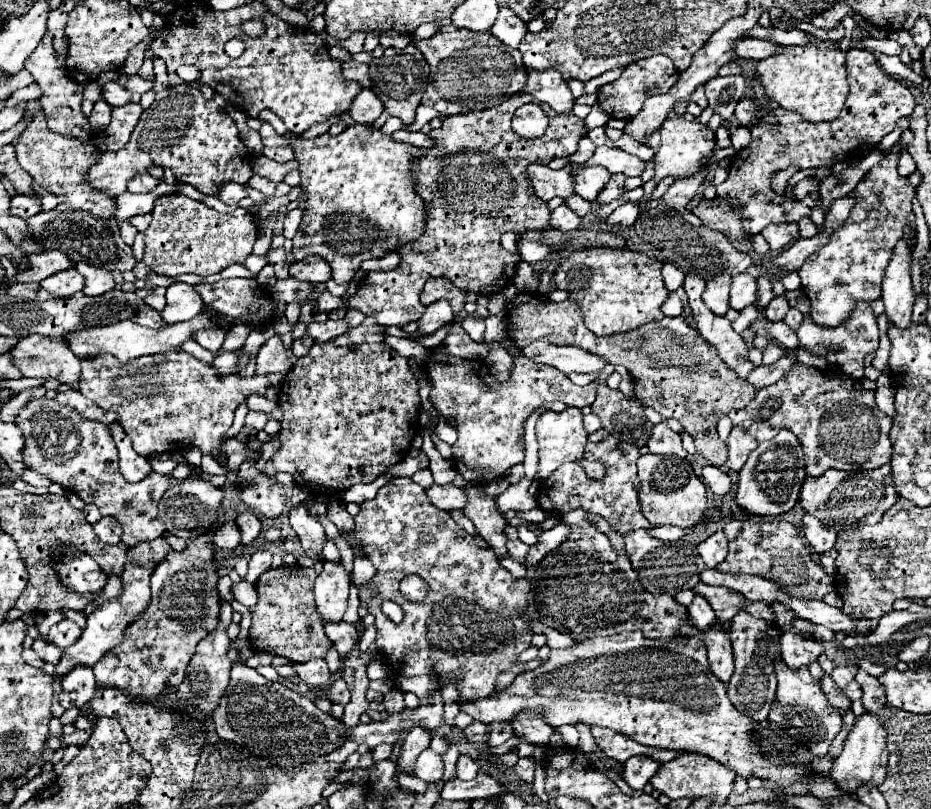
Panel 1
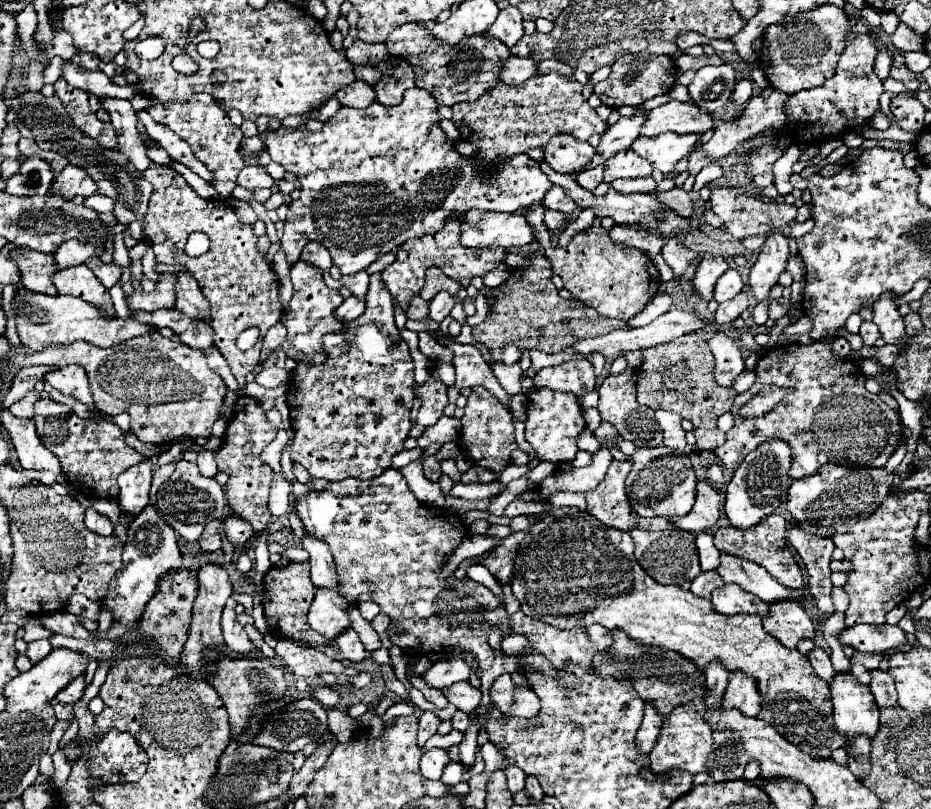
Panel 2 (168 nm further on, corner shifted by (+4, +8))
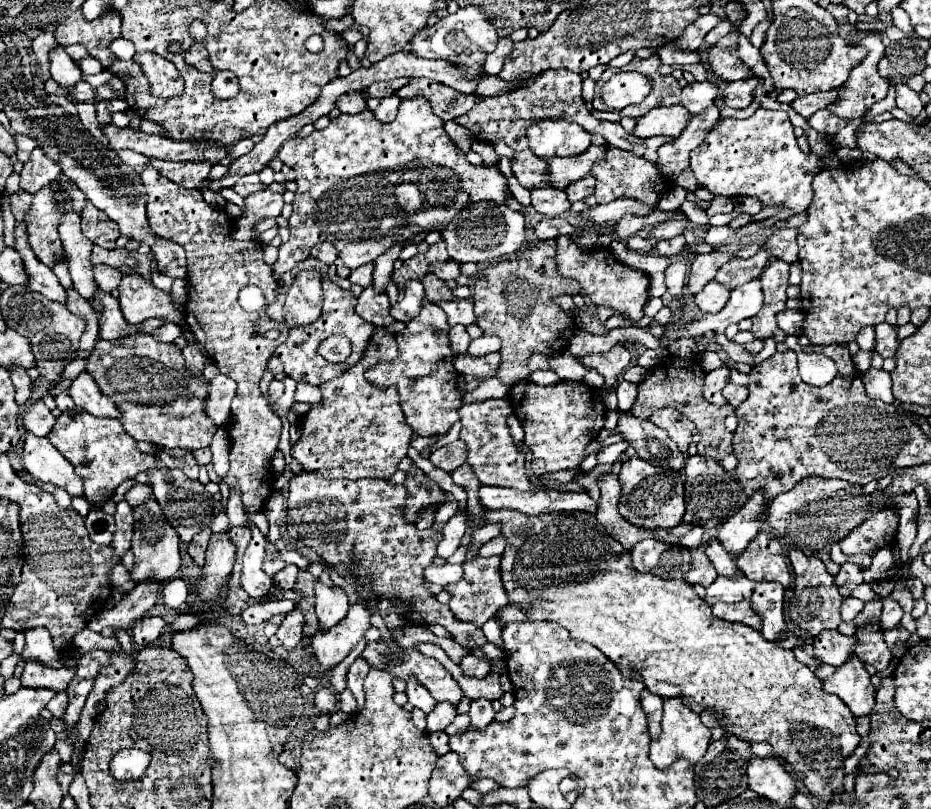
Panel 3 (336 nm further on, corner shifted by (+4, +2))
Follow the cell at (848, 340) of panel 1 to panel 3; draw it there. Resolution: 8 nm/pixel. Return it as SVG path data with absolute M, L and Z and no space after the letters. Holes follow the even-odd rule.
M865 327L865 329L861 329L859 333L857 333L857 345L859 345L859 349L863 349L863 351L873 351L873 347L875 347L875 329L873 327Z

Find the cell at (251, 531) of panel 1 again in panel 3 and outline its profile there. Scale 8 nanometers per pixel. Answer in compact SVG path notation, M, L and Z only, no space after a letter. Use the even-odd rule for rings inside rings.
M233 527L231 529L231 537L233 537L233 543L237 545L237 565L251 541L251 529L249 527Z

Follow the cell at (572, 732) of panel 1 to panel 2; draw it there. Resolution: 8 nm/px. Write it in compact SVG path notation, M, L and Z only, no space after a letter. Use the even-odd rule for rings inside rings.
M517 687L517 699L515 699L515 705L513 705L513 711L511 711L513 717L531 719L531 717L539 715L539 711L541 711L539 699L531 697L531 693L535 693L535 691L533 689L521 689L521 687Z

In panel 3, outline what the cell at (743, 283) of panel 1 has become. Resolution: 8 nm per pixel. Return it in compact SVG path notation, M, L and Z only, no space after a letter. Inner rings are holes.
M711 281L709 285L705 285L705 289L701 289L695 295L695 303L703 313L719 313L727 299L729 299L729 289L717 281Z

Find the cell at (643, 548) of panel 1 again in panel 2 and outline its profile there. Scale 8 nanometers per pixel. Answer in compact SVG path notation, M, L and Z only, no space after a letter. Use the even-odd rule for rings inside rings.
M631 529L629 535L635 543L635 559L637 563L661 585L681 585L685 581L693 581L699 573L699 553L695 547L695 535L689 531L665 529L665 531L645 531L645 529Z

